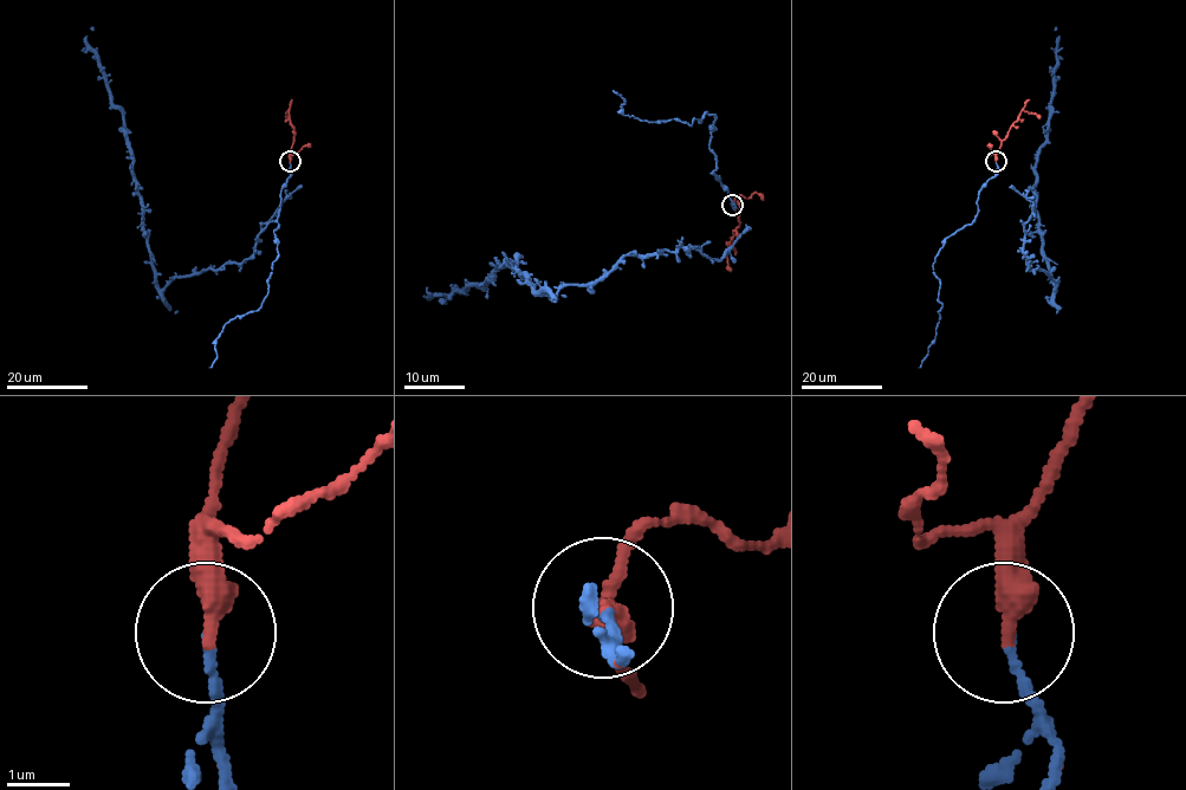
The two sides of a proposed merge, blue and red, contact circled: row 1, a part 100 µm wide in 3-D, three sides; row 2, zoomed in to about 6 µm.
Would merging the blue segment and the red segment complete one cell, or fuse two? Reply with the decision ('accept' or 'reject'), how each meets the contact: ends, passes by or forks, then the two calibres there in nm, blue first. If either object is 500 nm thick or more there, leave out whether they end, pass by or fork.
accept; blue ends there; red ends there; 110 nm thick on the blue side, 400 nm on the other

